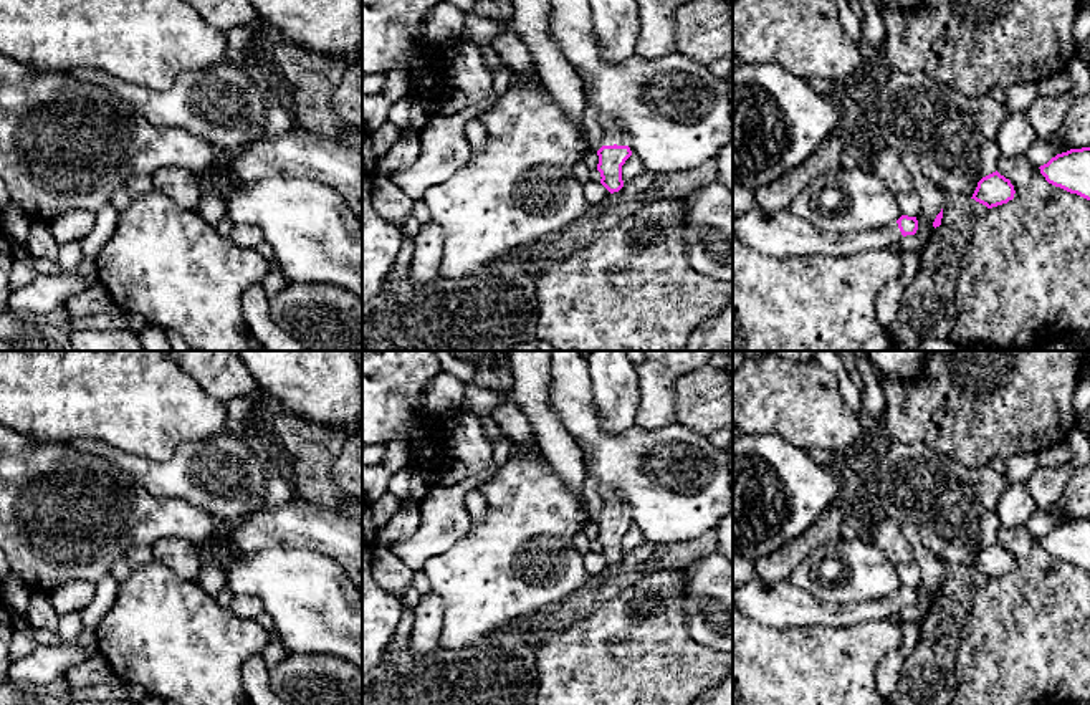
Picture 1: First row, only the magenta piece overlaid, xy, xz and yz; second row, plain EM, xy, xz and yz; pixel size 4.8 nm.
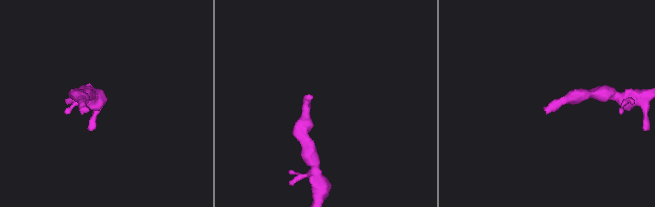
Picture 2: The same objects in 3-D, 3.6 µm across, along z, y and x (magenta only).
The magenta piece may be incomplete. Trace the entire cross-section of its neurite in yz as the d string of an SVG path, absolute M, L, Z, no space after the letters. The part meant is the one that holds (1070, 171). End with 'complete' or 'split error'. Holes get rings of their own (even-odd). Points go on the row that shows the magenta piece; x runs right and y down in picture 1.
M1090 147L1057 154L1039 169L1049 184L1090 200Z; complete

